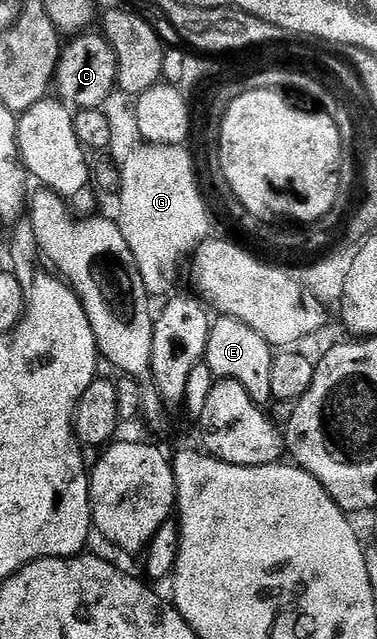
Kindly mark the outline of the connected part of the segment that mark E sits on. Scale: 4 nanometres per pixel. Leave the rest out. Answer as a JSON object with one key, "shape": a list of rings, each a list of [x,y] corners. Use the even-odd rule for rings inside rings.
{"shape":[[[220,316],[212,323],[212,331],[206,344],[204,362],[210,368],[210,372],[217,378],[229,378],[242,388],[258,405],[267,407],[273,401],[270,392],[270,364],[274,350],[267,340],[258,336],[254,328],[250,328],[242,320]],[[269,402],[269,403],[268,403]]]}

